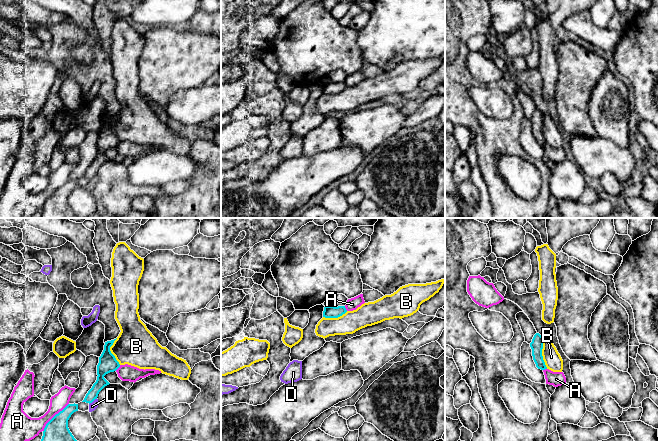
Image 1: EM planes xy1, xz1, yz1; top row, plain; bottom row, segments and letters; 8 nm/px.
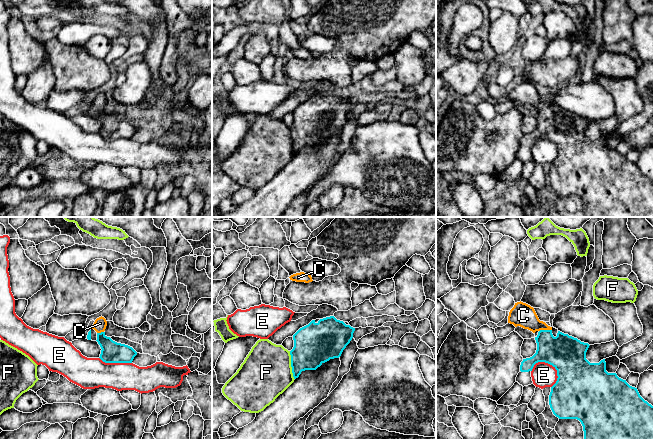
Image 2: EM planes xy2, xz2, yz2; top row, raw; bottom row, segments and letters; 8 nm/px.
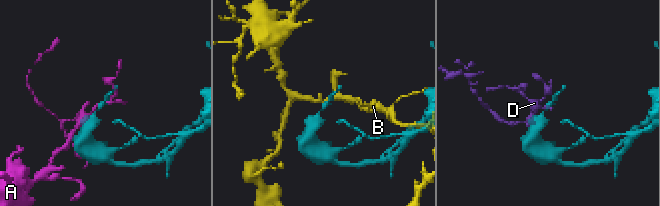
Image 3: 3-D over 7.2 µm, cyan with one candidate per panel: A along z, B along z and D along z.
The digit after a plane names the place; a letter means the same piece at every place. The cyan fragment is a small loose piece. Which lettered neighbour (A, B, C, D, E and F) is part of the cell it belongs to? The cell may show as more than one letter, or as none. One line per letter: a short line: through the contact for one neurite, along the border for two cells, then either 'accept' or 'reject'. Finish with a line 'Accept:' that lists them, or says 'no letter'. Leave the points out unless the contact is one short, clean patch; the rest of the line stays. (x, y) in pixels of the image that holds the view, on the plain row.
A: reject
B: line yz1 (543, 114), (542, 135), (547, 144); reject
C: line yz2 (566, 129), (545, 106), (523, 91); accept
D: reject
E: reject
F: reject
Accept: C

